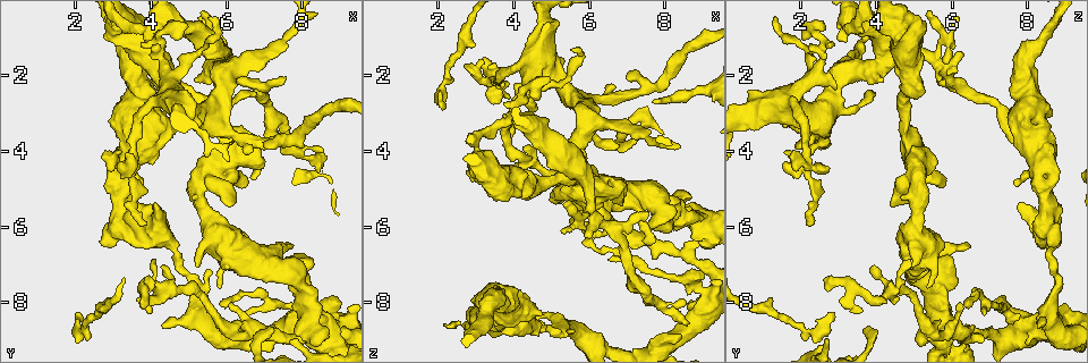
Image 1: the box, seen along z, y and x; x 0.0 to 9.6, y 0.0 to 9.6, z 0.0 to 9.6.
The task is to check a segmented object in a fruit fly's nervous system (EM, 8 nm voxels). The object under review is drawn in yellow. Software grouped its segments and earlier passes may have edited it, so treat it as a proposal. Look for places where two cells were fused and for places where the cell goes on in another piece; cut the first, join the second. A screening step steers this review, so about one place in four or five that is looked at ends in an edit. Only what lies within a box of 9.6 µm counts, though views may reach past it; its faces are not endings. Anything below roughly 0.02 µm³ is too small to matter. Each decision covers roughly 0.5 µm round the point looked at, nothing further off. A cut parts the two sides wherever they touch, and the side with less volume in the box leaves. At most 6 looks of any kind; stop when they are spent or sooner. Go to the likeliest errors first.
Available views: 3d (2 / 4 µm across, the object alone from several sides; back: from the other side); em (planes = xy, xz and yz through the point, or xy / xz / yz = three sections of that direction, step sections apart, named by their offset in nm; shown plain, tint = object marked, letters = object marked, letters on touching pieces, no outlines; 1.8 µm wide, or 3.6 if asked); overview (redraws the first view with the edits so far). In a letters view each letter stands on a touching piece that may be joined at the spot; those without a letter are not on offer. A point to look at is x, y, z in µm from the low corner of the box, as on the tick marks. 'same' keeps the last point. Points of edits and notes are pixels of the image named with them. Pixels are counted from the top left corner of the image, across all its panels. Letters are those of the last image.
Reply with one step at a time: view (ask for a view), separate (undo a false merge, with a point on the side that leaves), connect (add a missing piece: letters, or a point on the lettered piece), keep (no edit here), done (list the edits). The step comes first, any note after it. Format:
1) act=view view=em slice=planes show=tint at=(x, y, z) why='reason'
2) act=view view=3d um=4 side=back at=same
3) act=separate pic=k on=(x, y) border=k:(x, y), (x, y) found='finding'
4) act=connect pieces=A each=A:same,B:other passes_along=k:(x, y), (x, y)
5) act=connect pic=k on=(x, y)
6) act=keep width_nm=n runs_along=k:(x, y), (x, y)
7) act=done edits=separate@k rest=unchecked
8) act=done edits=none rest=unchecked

act=view view=em slice=planes show=letters at=(2.10, 8.25, 2.80) why='tapers out'

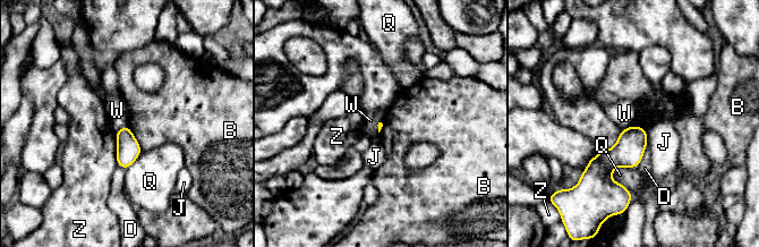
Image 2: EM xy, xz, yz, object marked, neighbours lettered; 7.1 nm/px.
act=keep longest_contact=Q:260nm each=B:other,D:other,J:other,Q:other,W:other,Z:other border=2:(636, 125), (622, 129) found='none of them fits'

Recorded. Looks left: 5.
act=view view=em um=3.6 slice=planes show=letters at=(3.20, 4.30, 8.50) why='thick turns thin'

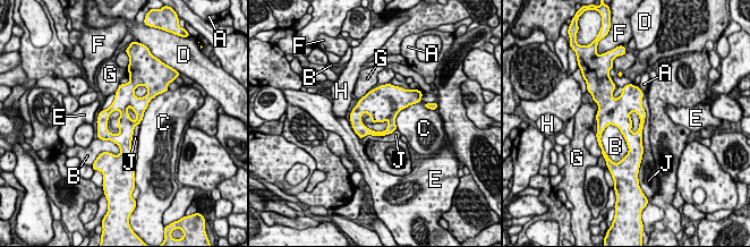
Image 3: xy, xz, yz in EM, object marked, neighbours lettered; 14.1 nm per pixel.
act=keep each=A:other,B:other,C:other,D:other,E:other,F:other,G:other,H:other,J:other border=3:(608, 124), (625, 142), (622, 159) found='one cell here'

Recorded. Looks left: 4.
act=view view=em slice=planes show=letters at=(8.55, 9.10, 5.75) why='four arms meet'

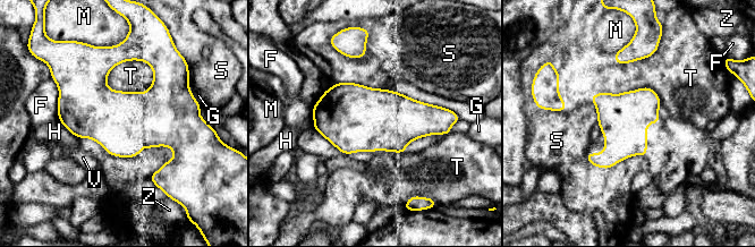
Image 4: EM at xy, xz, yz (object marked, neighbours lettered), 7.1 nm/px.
act=keep width_nm=360 each=F:other,G:other,H:other,M:other,S:other,T:other,V:other,Z:other border=4:(585, 153), (602, 168), (645, 156) found='continuous, no second cell'

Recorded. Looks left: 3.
act=done edits=none rest=unchecked

